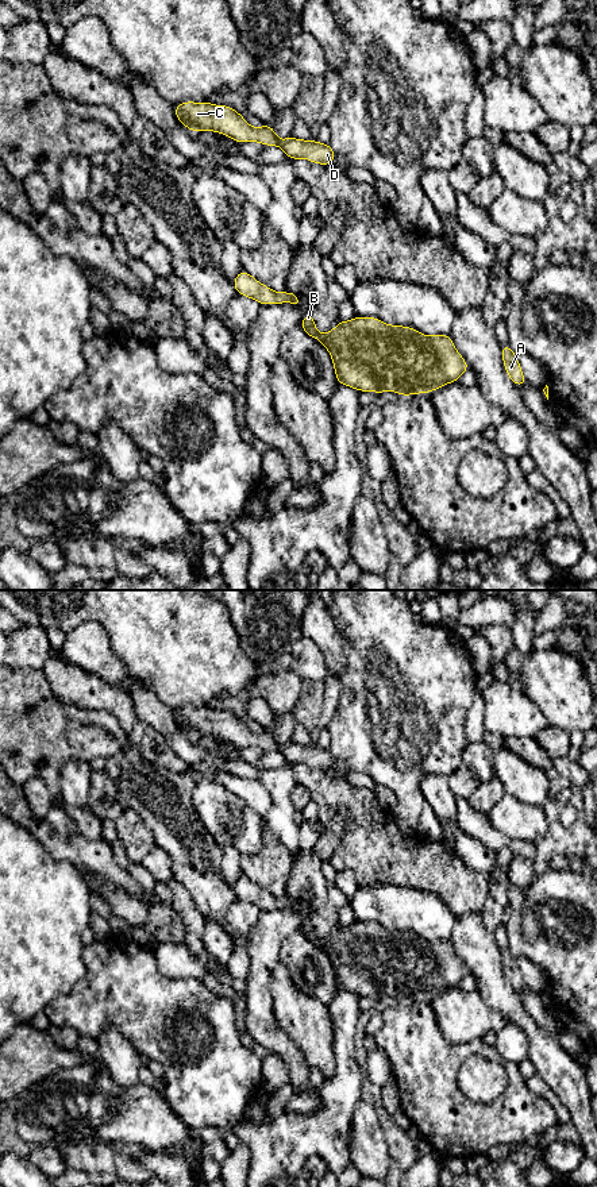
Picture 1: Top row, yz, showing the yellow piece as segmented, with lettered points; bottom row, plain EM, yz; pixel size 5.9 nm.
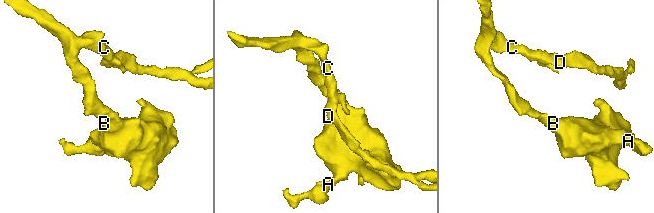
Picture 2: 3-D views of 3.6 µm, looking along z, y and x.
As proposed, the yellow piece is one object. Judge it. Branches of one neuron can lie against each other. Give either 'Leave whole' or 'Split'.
Leave whole

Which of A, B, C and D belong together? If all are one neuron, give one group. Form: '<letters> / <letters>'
A B C D

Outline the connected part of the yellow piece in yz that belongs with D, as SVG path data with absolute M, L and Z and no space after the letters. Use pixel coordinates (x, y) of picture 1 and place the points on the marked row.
M182 101L173 108L180 123L193 132L213 131L239 143L258 142L265 146L278 146L290 161L305 158L323 166L335 163L335 151L330 144L320 140L312 142L311 139L300 140L293 135L282 140L276 135L273 126L263 124L254 128L230 105Z

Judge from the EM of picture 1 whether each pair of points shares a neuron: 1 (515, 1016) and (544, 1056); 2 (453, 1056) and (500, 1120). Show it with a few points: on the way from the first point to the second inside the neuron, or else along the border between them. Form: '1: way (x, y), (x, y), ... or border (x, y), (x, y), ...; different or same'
1: way (526, 1024), (536, 1035), (542, 1045); same
2: way (449, 1078), (449, 1091), (478, 1120); same

